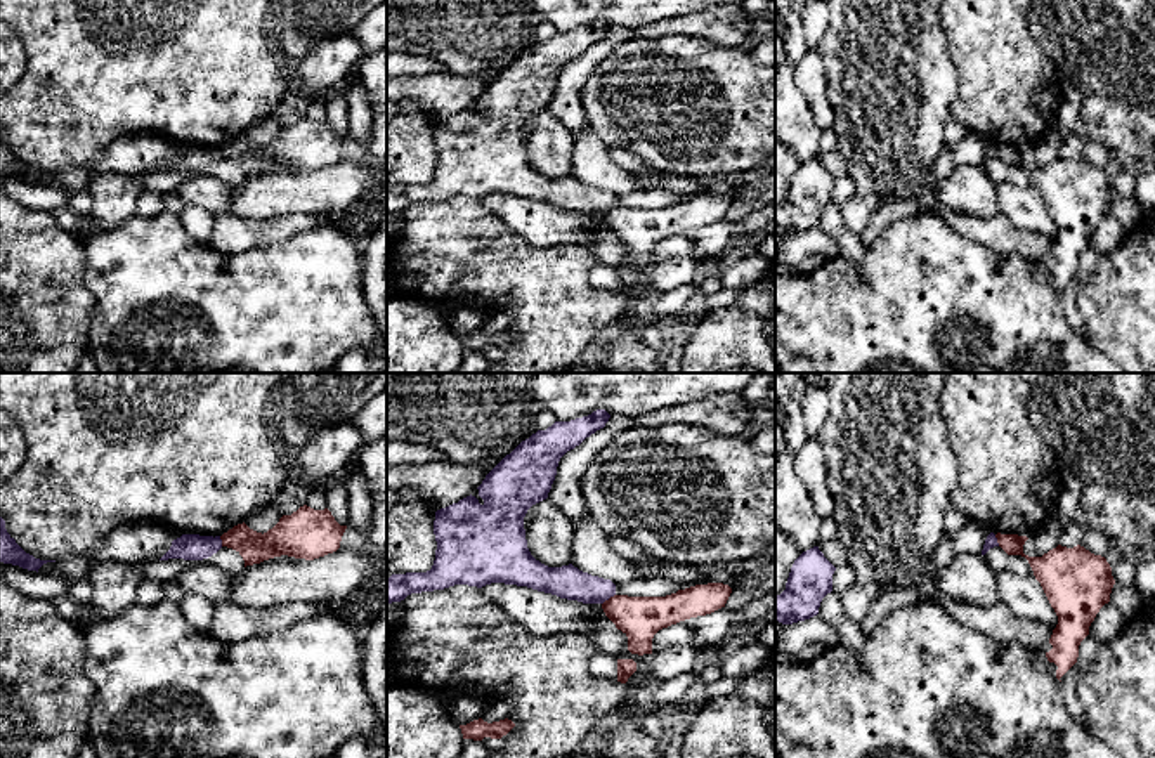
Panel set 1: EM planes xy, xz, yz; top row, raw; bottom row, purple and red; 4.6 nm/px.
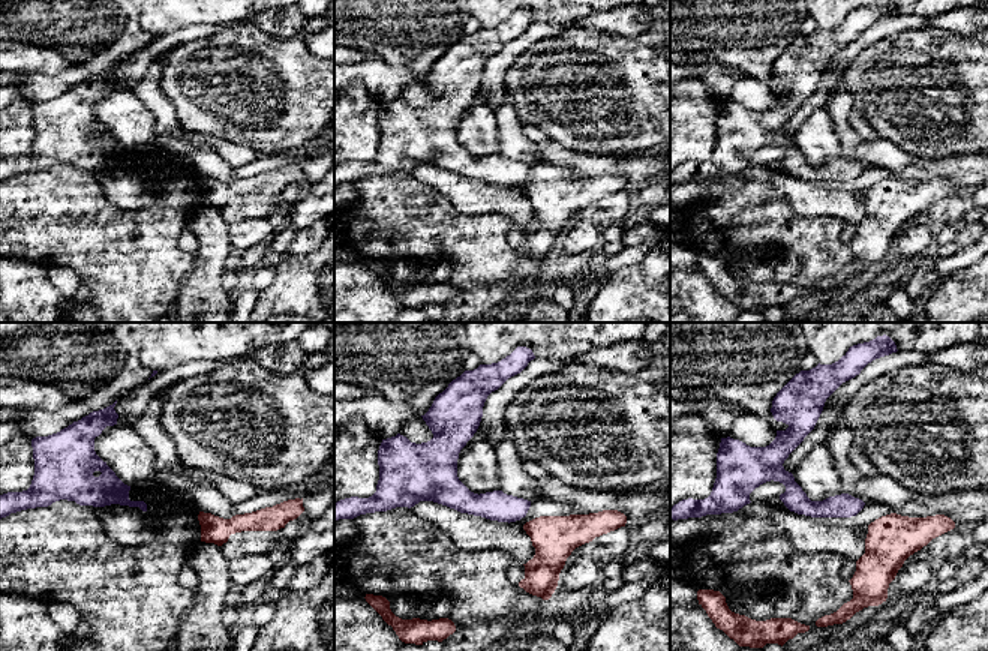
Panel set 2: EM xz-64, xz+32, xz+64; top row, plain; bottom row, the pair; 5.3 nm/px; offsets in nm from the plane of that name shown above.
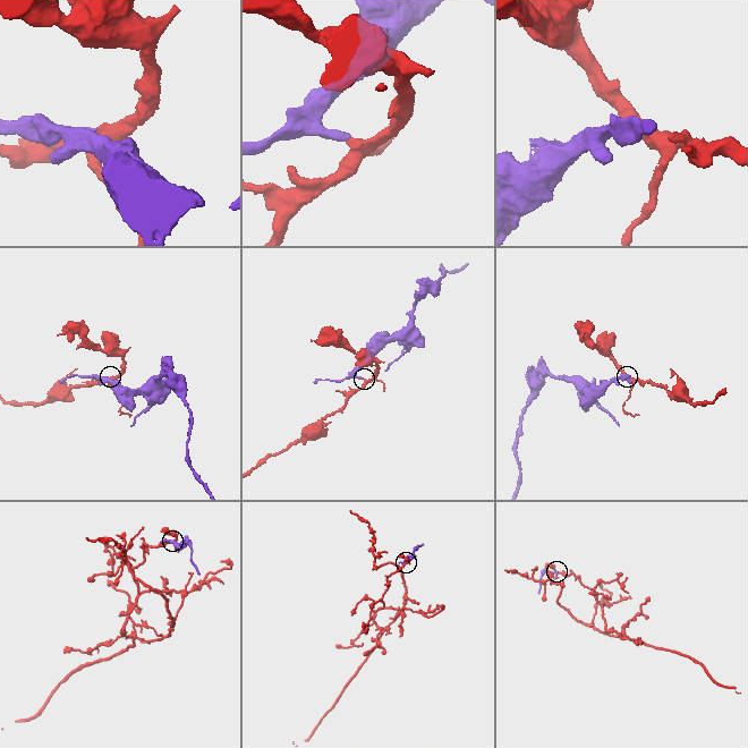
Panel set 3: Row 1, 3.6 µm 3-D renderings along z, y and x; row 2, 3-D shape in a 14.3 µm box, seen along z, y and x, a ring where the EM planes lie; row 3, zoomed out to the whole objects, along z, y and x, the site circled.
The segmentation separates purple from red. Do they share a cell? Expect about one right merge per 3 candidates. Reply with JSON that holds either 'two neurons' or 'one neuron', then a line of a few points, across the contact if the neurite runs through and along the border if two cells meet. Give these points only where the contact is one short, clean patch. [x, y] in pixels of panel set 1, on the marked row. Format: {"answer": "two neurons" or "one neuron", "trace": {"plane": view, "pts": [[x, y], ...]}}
{"answer": "two neurons", "trace": {"plane": "xz", "pts": [[614, 594], [602, 604]]}}

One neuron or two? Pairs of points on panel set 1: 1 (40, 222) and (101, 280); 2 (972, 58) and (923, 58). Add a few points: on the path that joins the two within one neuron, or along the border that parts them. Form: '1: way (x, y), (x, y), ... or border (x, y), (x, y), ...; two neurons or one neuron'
1: border (84, 238), (84, 285), (92, 295), (94, 306); two neurons
2: border (939, 18), (947, 54), (956, 71), (954, 98); two neurons

